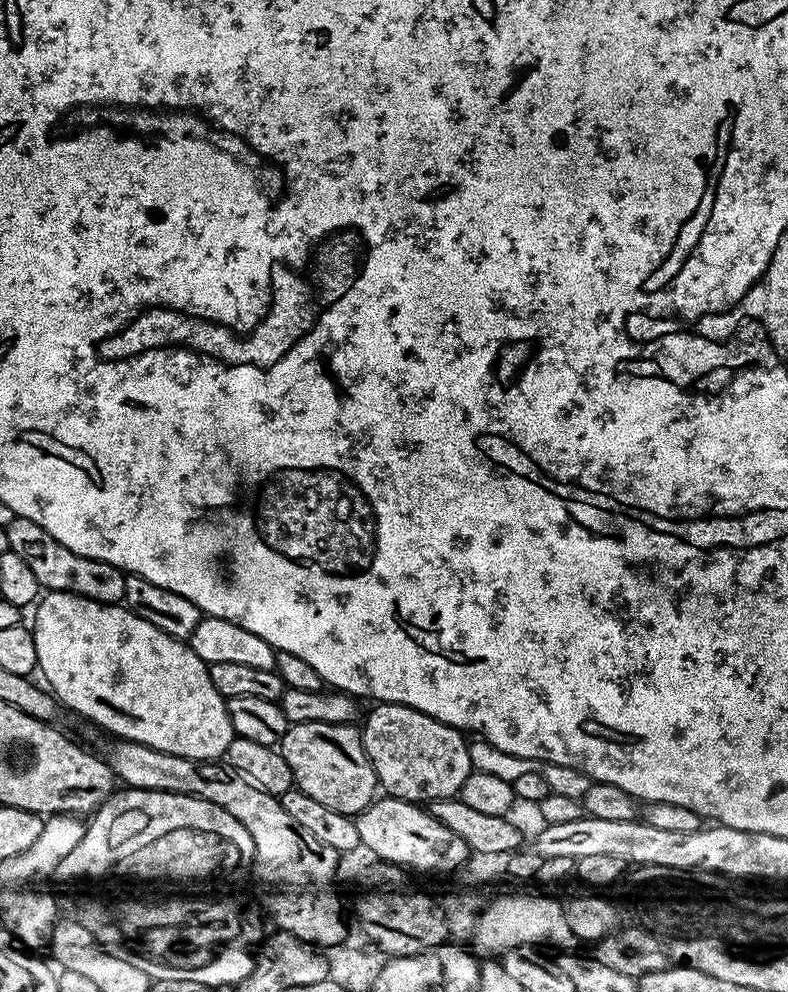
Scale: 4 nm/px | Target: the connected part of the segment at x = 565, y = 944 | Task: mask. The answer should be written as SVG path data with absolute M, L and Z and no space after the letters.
M520 892L517 896L502 896L490 905L484 913L479 913L474 925L475 947L481 953L500 954L507 948L519 950L525 944L543 944L555 946L561 950L572 950L578 944L576 926L573 917L552 896L531 896Z

